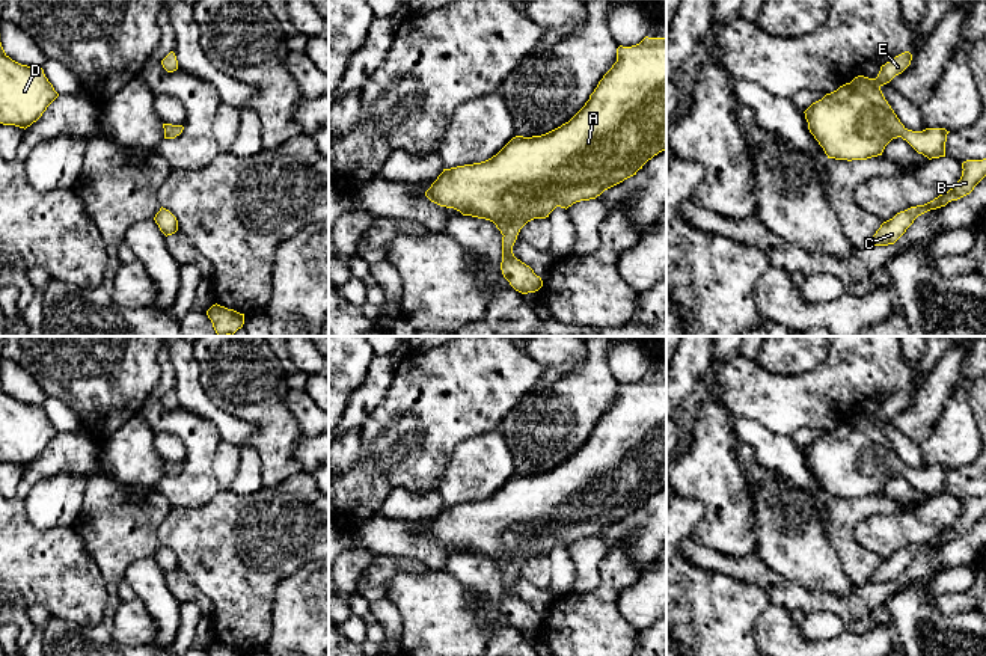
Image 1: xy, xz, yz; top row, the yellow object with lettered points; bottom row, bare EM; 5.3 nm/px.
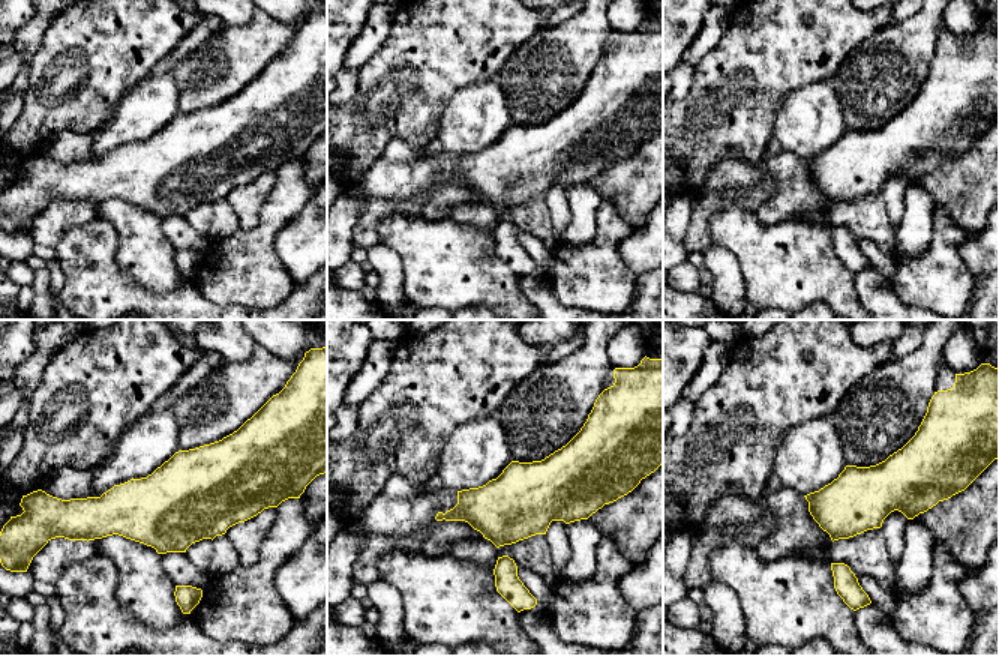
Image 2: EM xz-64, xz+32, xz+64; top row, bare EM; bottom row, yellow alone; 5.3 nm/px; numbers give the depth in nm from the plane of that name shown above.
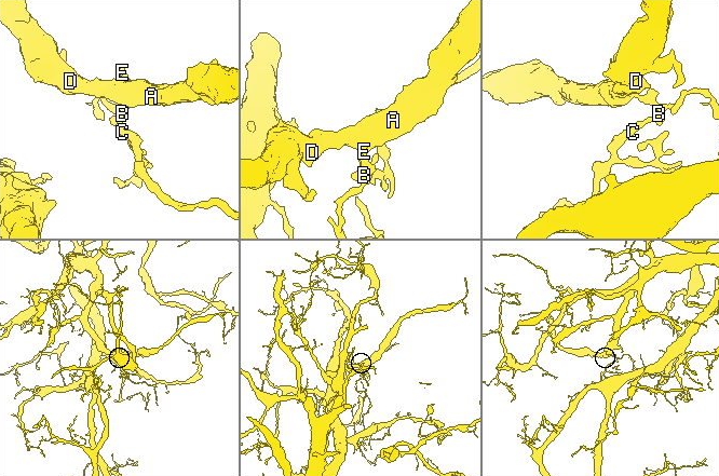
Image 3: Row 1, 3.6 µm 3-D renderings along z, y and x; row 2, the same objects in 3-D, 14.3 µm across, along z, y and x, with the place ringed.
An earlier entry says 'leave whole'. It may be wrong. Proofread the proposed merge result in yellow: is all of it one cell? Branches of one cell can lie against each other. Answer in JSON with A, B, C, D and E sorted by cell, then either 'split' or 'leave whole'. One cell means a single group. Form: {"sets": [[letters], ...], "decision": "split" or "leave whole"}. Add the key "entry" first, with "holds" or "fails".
{"entry": "holds", "sets": [["A", "B", "C", "D", "E"]], "decision": "leave whole"}

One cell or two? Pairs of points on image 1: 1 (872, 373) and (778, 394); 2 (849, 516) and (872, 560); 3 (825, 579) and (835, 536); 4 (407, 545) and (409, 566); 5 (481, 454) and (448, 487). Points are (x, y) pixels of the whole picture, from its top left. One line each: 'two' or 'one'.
1: one
2: one
3: two
4: two
5: one

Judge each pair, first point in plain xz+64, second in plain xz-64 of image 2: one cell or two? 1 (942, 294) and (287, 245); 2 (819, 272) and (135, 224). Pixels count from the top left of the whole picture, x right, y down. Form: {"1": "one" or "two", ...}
{"1": "two", "2": "two"}

